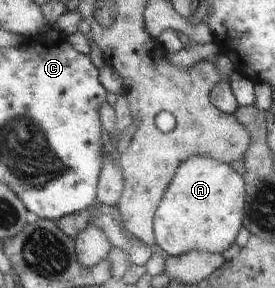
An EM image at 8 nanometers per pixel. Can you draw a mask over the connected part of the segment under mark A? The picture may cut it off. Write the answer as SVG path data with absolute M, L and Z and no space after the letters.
M204 154L191 156L192 159L184 160L184 167L180 167L180 171L175 171L176 183L172 183L172 191L168 191L168 195L163 195L164 203L159 203L160 215L154 217L155 243L170 256L179 256L192 250L222 254L234 243L242 227L246 203L245 181L230 164L222 160Z

